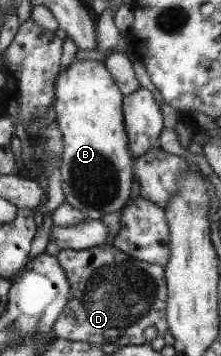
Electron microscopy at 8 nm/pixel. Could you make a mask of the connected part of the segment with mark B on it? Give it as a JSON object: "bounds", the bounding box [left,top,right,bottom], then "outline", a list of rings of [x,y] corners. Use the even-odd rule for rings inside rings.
{"bounds":[54,57,134,220],"outline":[[[75,57],[70,64],[61,69],[54,85],[54,105],[56,123],[63,139],[60,153],[61,189],[64,202],[71,205],[89,220],[100,220],[103,215],[121,211],[129,200],[134,159],[130,156],[123,124],[122,99],[111,80],[104,63],[95,61],[78,62]]]}

